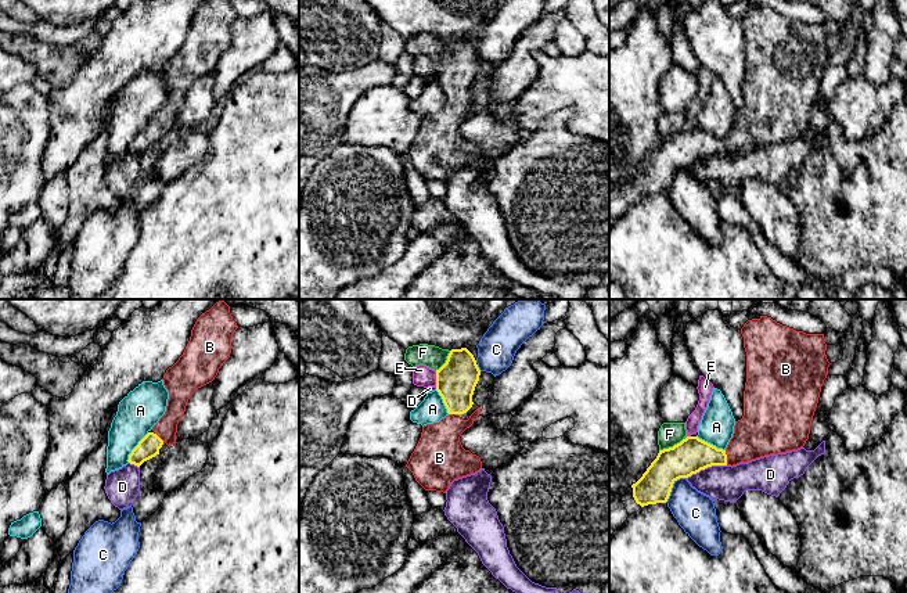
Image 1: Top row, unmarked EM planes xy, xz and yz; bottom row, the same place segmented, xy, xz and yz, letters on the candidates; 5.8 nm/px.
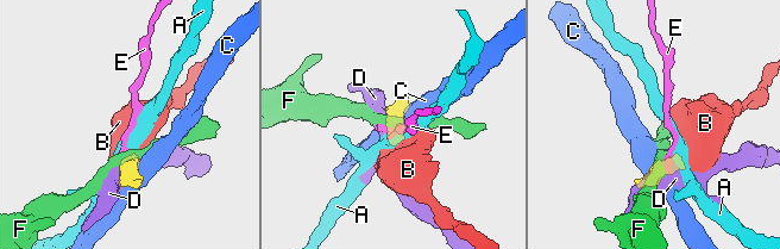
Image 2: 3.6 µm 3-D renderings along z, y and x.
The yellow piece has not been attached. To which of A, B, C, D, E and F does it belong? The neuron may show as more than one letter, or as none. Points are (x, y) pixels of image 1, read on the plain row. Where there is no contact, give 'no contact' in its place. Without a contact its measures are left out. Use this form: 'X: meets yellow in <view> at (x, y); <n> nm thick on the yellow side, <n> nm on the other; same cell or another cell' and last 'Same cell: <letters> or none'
A: meets yellow in xy at (135, 137); 120 nm thick on the yellow side, 240 nm on the other; another cell
B: meets yellow in yz at (726, 147); 200 nm thick on the yellow side, 280 nm on the other; same cell
C: meets yellow in yz at (672, 176); 200 nm thick on the yellow side, 240 nm on the other; another cell
D: meets yellow in yz at (706, 157); 200 nm thick on the yellow side, 200 nm on the other; another cell
E: meets yellow in xz at (436, 69); 240 nm thick on the yellow side, 120 nm on the other; another cell
F: meets yellow in yz at (675, 135); 200 nm thick on the yellow side, 140 nm on the other; another cell
Same cell: B

